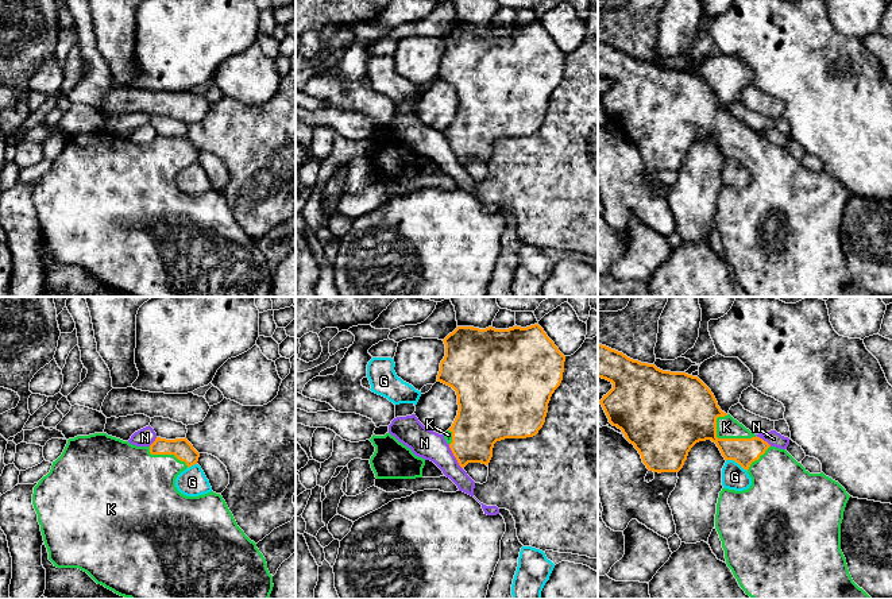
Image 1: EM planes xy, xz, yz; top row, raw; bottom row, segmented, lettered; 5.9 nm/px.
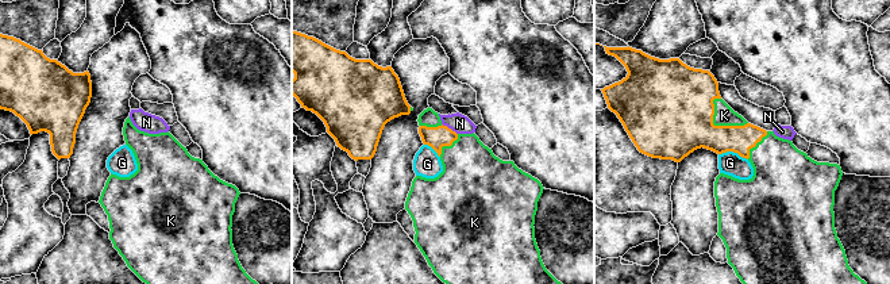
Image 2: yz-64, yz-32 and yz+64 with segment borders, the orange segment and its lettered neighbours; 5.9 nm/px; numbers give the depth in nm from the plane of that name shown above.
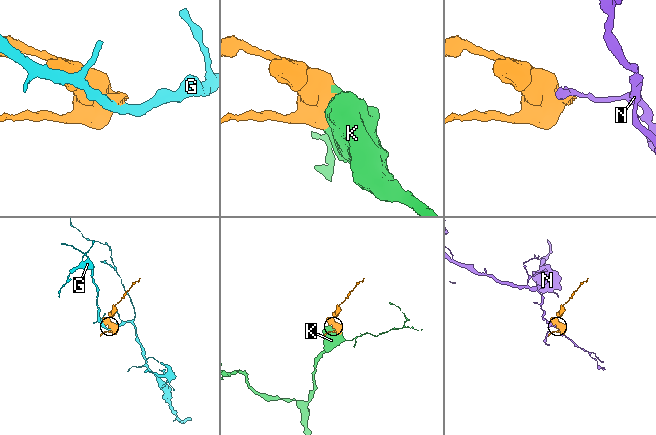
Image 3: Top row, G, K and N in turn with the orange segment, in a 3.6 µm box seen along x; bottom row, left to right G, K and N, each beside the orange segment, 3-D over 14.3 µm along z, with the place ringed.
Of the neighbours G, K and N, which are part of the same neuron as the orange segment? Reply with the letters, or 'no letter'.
K

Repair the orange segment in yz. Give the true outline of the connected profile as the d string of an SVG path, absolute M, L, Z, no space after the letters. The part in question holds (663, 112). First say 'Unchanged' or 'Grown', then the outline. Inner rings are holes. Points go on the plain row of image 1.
Grown. M598 42L598 76L613 81L613 86L598 98L609 120L622 128L649 169L679 170L691 146L706 138L717 142L725 158L734 158L748 169L752 183L744 189L722 186L715 212L726 262L746 293L752 297L872 297L853 279L841 248L841 221L850 193L838 179L823 170L810 171L785 147L771 144L722 109L711 88L698 74L663 69Z

